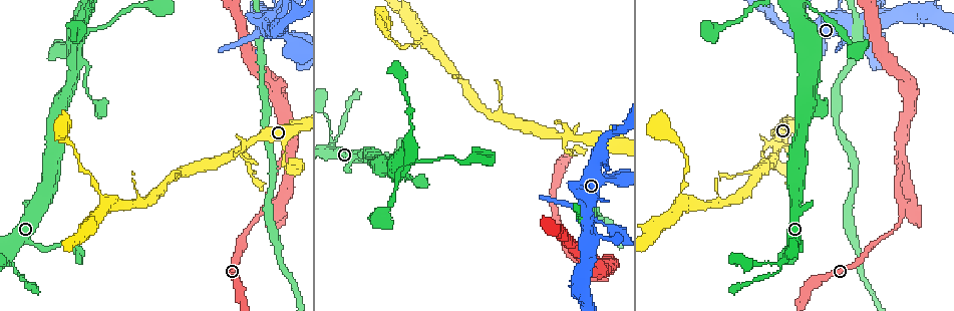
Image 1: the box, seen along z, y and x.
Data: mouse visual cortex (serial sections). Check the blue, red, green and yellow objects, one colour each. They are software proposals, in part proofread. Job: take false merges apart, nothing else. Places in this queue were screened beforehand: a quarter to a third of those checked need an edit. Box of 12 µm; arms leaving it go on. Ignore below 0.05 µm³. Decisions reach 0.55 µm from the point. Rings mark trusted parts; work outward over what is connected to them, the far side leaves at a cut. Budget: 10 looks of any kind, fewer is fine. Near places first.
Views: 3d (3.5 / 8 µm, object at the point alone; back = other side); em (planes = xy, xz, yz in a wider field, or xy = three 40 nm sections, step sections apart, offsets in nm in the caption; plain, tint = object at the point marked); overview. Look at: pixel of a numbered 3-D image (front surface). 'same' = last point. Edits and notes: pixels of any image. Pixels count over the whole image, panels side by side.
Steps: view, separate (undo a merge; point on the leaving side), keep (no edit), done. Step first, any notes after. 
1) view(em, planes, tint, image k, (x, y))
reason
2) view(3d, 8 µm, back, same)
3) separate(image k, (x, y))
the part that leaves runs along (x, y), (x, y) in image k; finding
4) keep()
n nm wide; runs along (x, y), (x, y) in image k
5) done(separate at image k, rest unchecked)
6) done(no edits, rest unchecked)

view(3d, 8 µm, image 1, (908, 207))
three arms meet

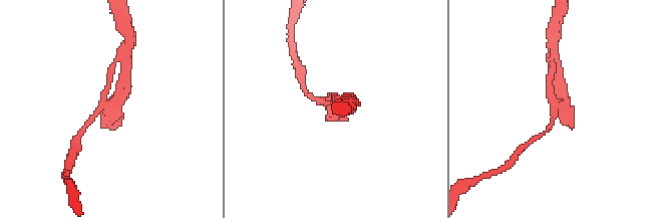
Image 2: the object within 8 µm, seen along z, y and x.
view(em, planes, tint, image 2, (562, 108))
shape alone is not enough

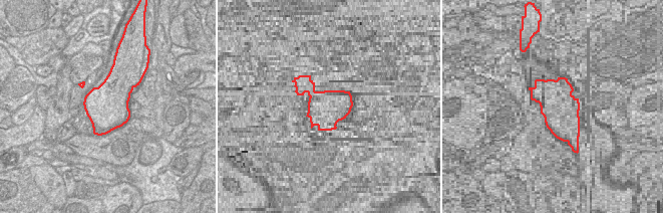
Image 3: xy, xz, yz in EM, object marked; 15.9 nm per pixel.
keep()
runs along (90, 123), (123, 81) in image 2; continuous, no second cell

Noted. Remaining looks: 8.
view(3d, 3.5 µm, image 1, (610, 229))
narrows sharply

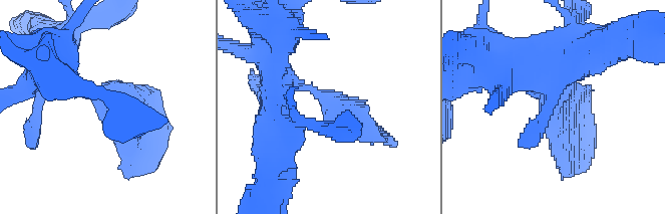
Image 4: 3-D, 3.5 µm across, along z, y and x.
view(em, planes, tint, image 4, (334, 101))

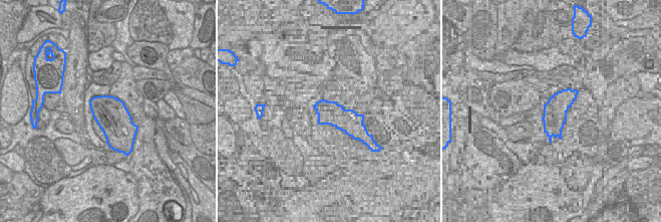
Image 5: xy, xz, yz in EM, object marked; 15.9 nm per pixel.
view(em, xy, step 1, tint, same)

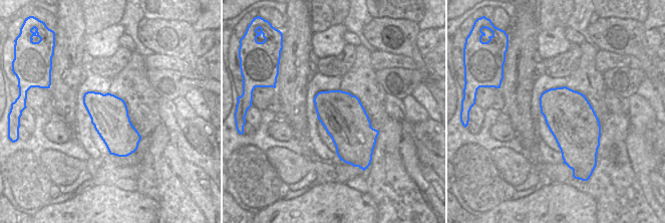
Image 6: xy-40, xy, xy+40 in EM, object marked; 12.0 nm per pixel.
keep()
550 nm wide; runs along (56, 76), (99, 95), (145, 154) in image 4; all the same cell

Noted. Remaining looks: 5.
view(3d, 3.5 µm, image 1, (87, 30))
two arms in line, one across

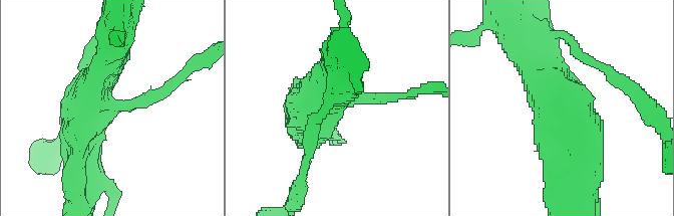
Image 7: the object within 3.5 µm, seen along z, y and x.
view(em, xy, step 2, tint, image 7, (107, 105))
3 arms; arms of 200, 400, 600 nm

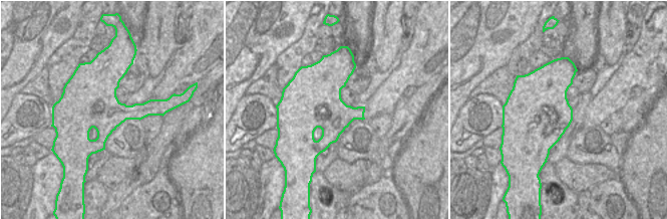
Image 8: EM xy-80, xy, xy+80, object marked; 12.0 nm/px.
keep()
runs along (584, 161), (577, 115), (528, 46) in image 7; continuous, no second cell

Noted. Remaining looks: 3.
view(3d, 3.5 µm, image 1, (14, 263))
a narrow waist

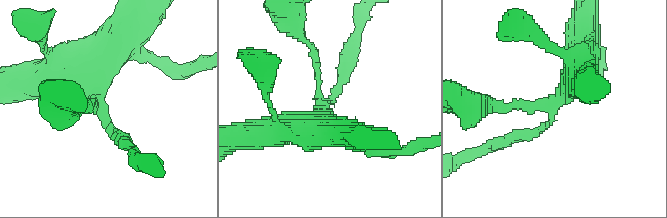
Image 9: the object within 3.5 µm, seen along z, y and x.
view(em, xy, step 3, tint, image 9, (554, 102))
3 arms; arms of 150, 200, 450 nm; need the tissue

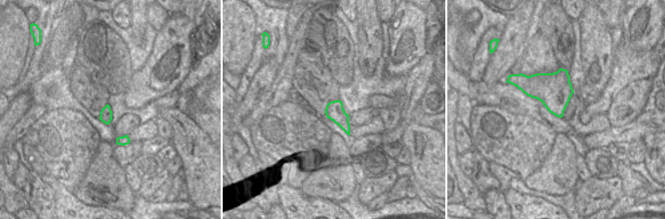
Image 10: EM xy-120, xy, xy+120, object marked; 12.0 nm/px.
keep()
runs along (579, 48), (556, 103), (494, 106) in image 9; continuous, no second cell

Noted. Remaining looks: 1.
done(no edits, rest unchecked)

